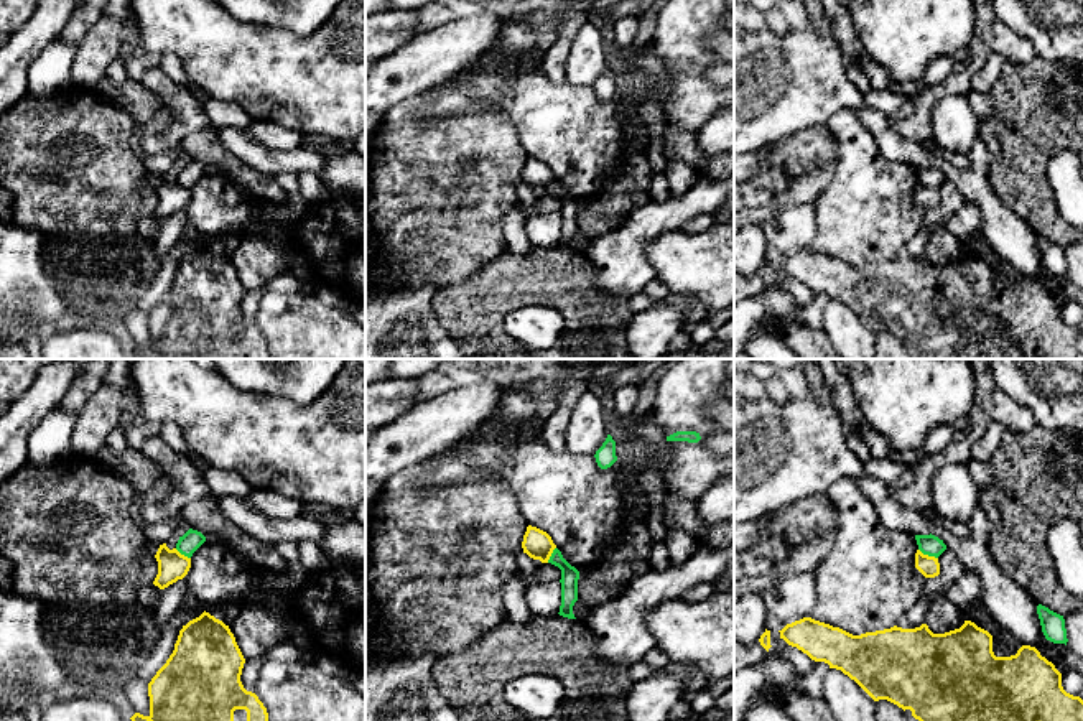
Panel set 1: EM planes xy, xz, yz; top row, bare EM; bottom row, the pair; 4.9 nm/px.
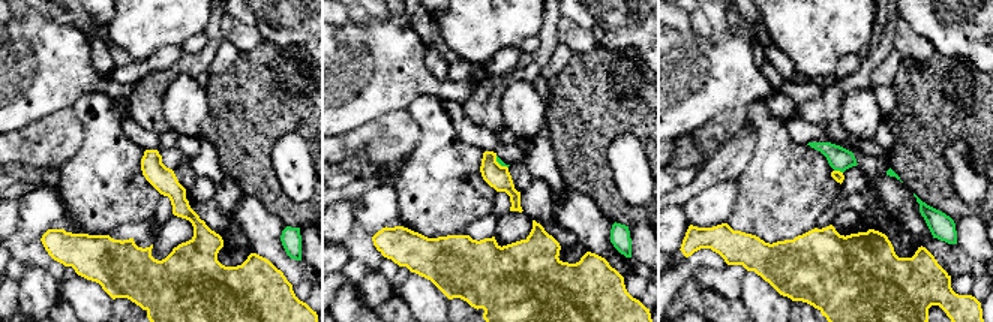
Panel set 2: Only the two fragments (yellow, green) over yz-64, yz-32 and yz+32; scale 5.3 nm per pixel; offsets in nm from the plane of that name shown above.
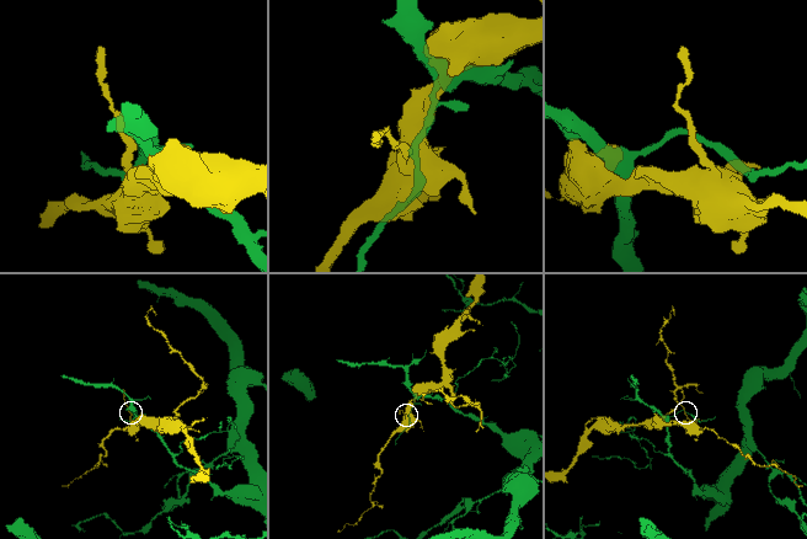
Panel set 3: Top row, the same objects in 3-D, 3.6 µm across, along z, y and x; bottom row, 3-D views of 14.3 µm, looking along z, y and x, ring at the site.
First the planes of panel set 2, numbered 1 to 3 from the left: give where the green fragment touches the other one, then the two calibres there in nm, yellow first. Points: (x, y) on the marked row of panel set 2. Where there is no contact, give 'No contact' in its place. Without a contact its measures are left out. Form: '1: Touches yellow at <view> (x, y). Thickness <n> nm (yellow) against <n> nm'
1: No contact
2: Touches yellow at yz-32 (498, 163). Thickness 130 nm (yellow) against 20 nm
3: Touches yellow at yz+32 (839, 171). Thickness 60 nm (yellow) against 130 nm

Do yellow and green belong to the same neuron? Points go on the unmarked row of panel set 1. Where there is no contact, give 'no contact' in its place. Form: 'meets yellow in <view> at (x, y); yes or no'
meets yellow in yz at (927, 186); no

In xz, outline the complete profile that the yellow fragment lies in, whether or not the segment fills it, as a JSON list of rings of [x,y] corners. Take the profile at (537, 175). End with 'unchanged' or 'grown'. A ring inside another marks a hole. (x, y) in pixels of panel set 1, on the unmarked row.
[[[528,156],[523,166],[522,179],[530,189],[548,194],[556,176],[546,163]]]; unchanged

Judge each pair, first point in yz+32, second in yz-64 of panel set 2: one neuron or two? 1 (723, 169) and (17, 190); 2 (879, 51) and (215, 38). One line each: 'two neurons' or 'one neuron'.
1: one neuron
2: one neuron

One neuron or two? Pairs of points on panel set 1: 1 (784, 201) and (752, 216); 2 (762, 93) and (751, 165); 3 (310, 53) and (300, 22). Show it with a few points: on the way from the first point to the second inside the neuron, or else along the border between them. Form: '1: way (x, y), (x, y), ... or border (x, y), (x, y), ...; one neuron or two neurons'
1: way (776, 206), (761, 214); one neuron
2: border (751, 150), (757, 152); two neurons
3: border (330, 17), (308, 35), (267, 28); two neurons

